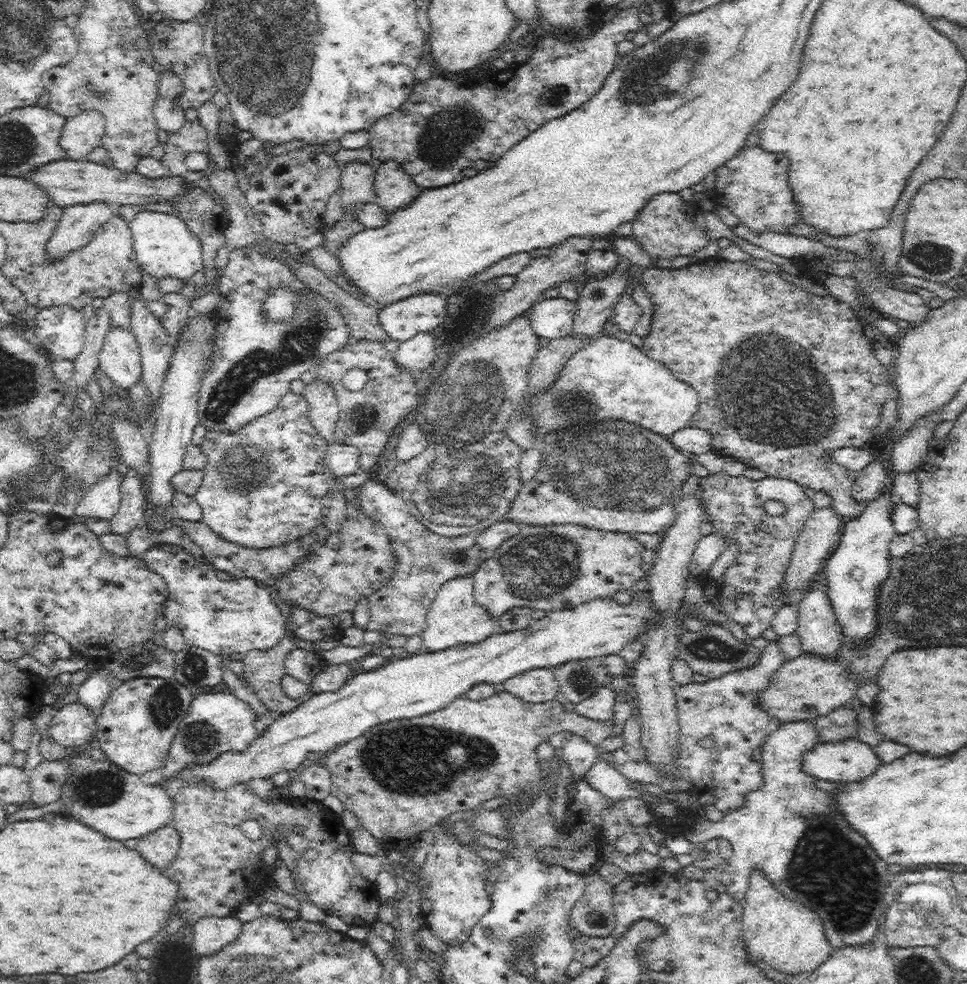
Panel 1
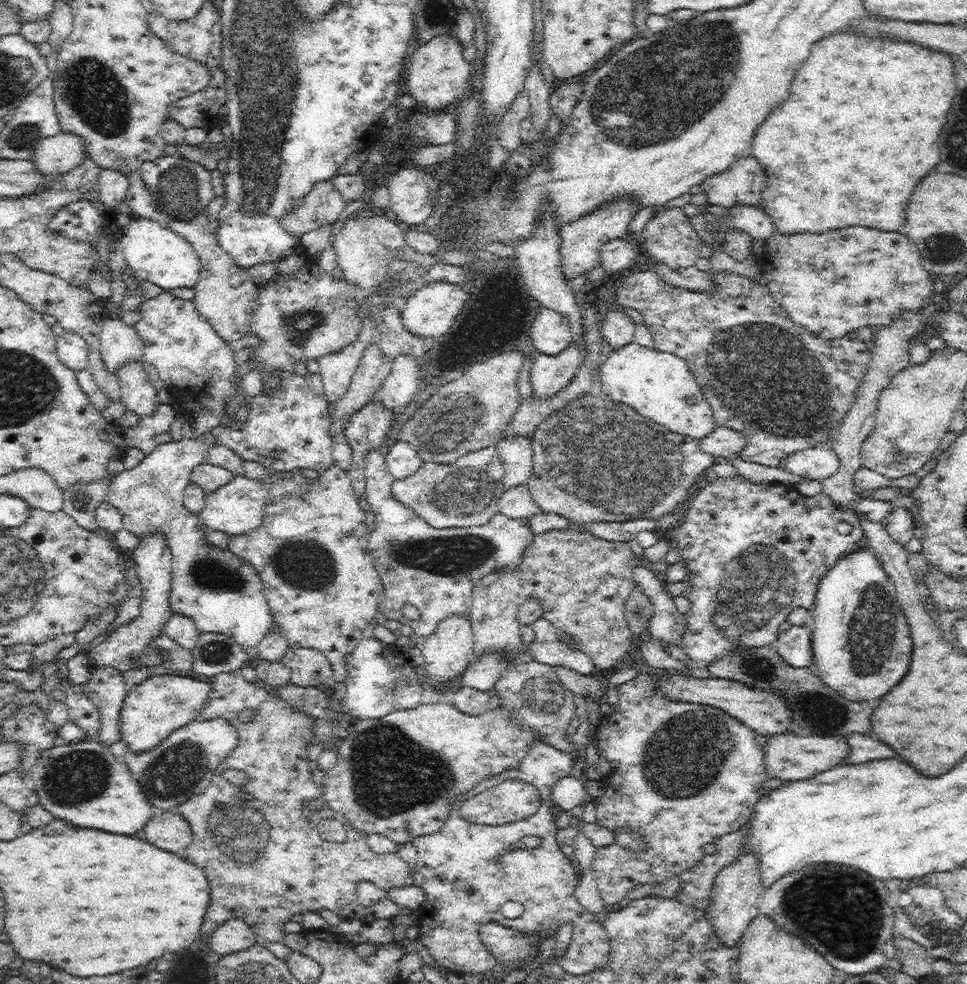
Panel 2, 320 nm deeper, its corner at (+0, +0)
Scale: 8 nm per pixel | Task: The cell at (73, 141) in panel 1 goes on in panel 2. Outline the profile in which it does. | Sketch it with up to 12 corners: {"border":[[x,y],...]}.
{"border":[[61,130],[40,141],[35,163],[47,176],[88,158],[86,137]]}

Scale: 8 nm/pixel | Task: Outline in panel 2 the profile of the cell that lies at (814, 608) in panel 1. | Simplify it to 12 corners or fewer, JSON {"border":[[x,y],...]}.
{"border":[[792,625],[775,649],[786,662],[817,668],[812,625]]}

